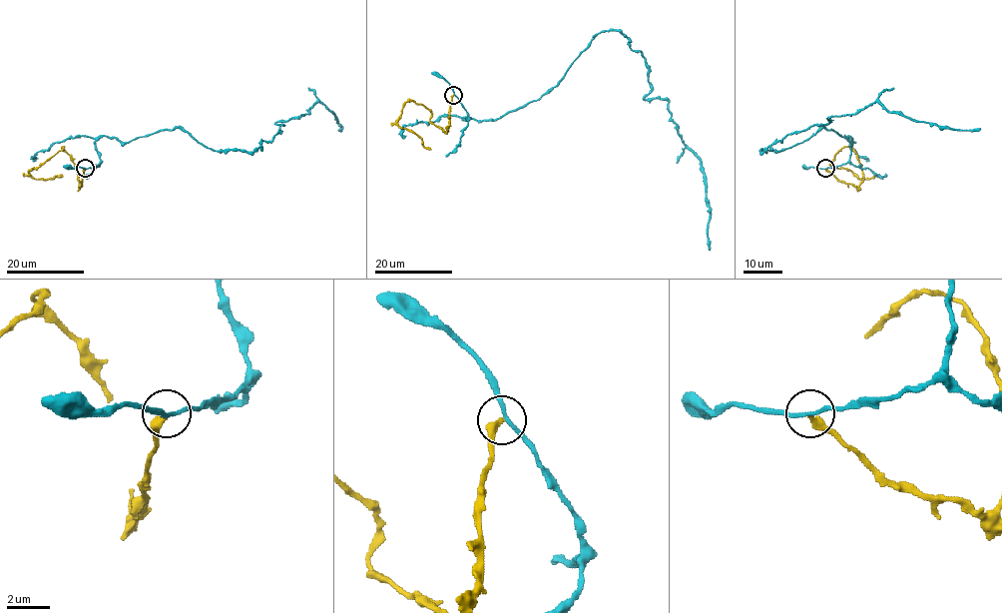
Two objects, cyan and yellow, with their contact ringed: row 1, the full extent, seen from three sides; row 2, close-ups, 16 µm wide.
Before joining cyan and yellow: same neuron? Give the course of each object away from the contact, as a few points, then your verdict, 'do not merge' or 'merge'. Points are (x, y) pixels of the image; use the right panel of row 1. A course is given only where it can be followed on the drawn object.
course cyan (825, 168), (847, 162), (849, 136), (820, 128), (760, 151), (878, 102), (916, 120), (980, 129); course yellow (825, 168), (856, 187), (862, 181), (856, 153), (844, 147), (831, 165), (859, 179), (880, 176); do not merge

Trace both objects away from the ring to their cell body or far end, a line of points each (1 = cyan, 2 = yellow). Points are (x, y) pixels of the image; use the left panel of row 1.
1: (86, 168), (104, 136), (162, 130), (253, 151), (320, 102), (341, 129)
2: (85, 168), (81, 187), (75, 164), (63, 147), (29, 171), (33, 178), (63, 176)

